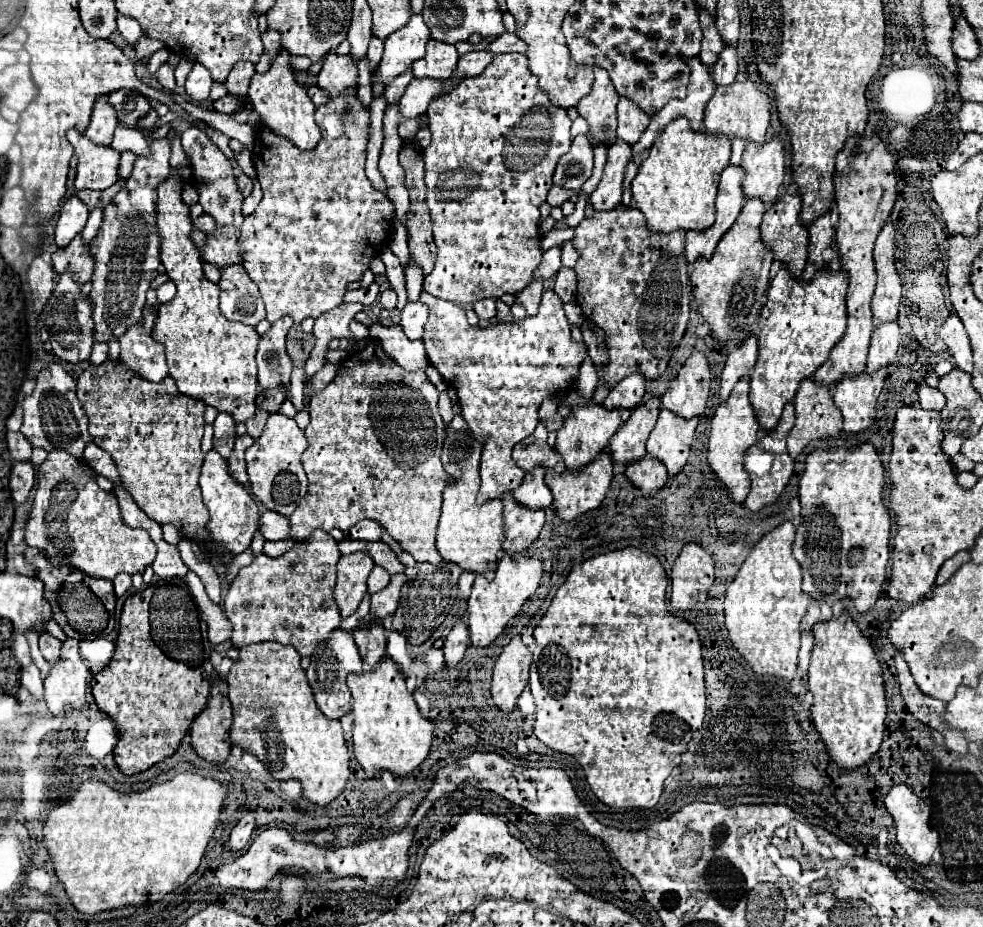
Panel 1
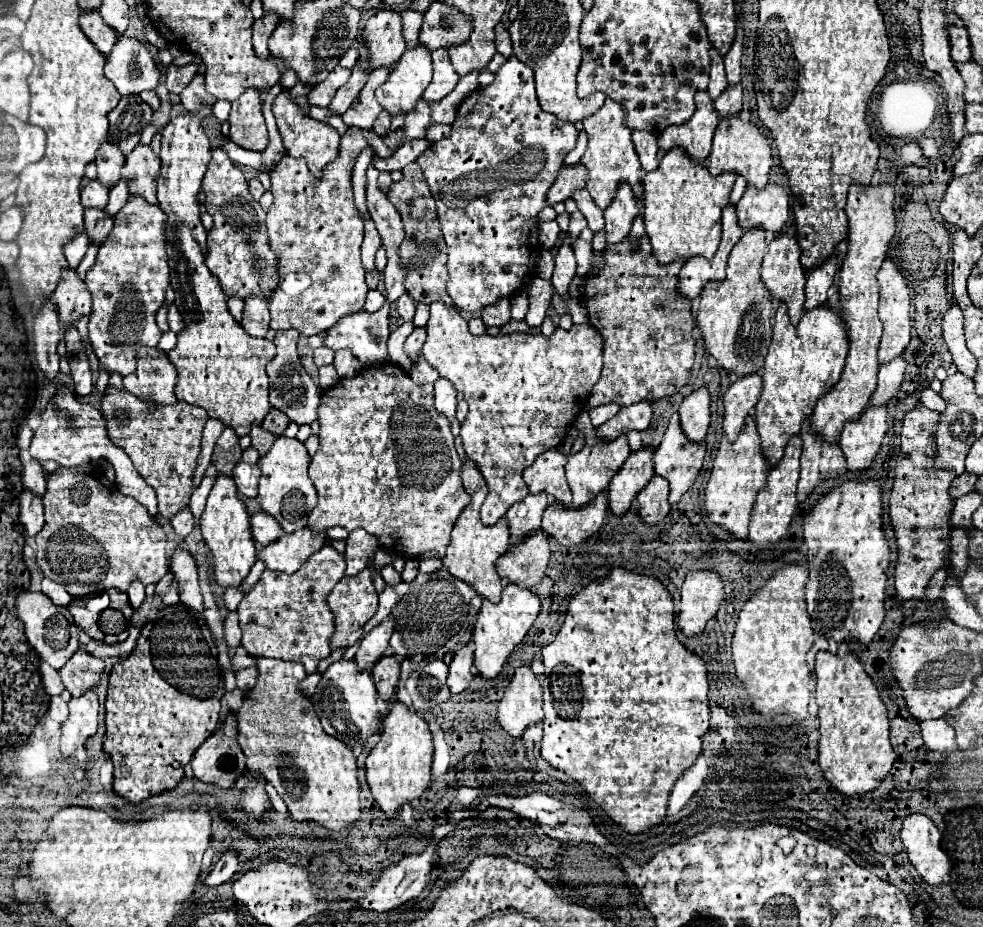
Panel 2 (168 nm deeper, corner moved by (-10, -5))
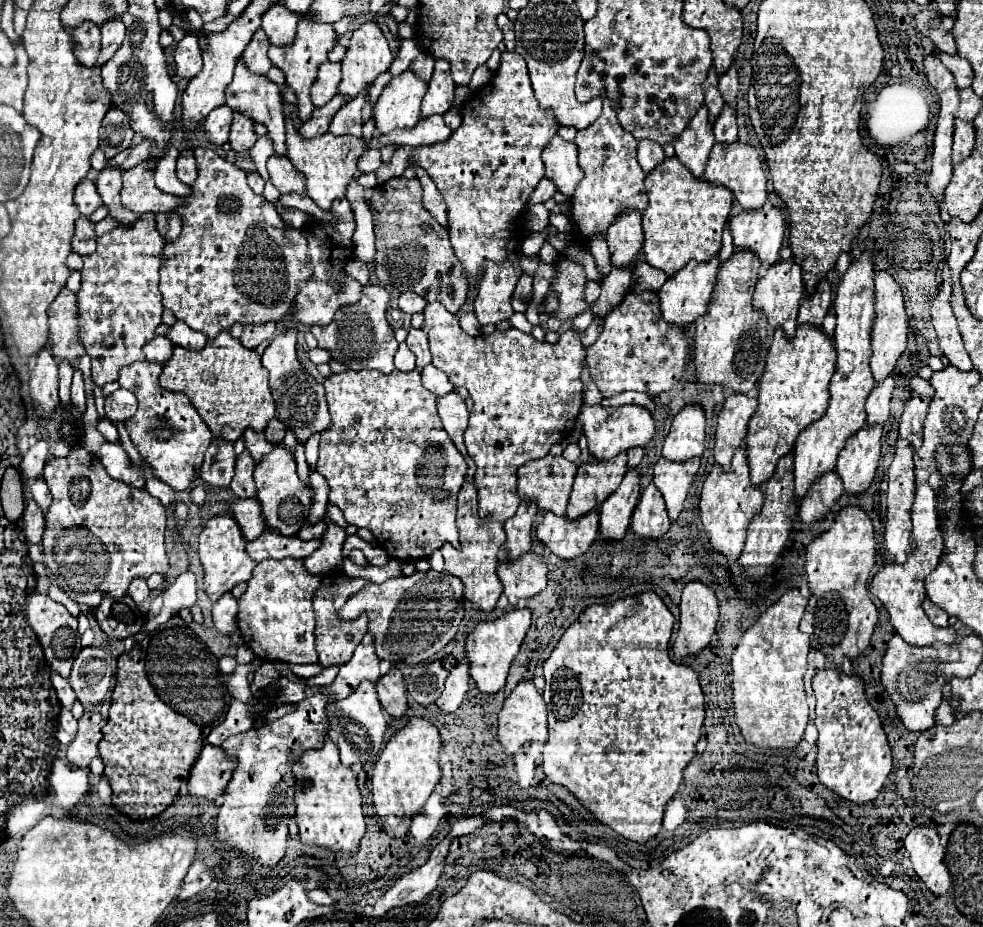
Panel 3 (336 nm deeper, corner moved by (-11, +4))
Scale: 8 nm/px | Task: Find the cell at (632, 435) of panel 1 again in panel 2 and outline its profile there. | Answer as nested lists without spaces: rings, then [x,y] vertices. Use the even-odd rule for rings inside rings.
[[[642,448],[638,452],[632,452],[622,466],[622,472],[614,476],[608,488],[608,508],[614,516],[624,516],[628,508],[632,506],[632,500],[636,494],[650,482],[654,476],[652,468],[652,454],[654,450]]]

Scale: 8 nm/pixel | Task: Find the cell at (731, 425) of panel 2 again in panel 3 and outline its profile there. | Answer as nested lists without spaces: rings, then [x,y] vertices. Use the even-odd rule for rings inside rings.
[[[729,391],[717,419],[715,431],[715,461],[723,467],[731,463],[735,447],[739,447],[747,433],[747,423],[757,409],[757,397]]]

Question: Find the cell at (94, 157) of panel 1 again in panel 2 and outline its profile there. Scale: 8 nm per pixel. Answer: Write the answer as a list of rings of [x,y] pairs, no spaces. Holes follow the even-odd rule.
[[[90,180],[88,186],[84,186],[82,190],[82,206],[84,208],[104,208],[106,200],[108,200],[108,188],[104,184],[98,184],[98,180]]]

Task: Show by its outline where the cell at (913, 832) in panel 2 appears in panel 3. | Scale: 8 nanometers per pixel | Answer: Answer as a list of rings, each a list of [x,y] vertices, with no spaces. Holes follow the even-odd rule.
[[[917,825],[905,837],[905,849],[911,857],[915,873],[925,881],[925,885],[935,893],[947,893],[951,885],[951,873],[945,867],[945,847],[939,835],[929,825]]]

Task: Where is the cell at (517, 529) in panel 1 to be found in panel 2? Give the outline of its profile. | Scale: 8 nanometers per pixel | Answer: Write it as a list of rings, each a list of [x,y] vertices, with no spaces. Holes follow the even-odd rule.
[[[540,530],[538,534],[530,536],[530,540],[518,544],[518,548],[510,548],[506,556],[500,556],[496,562],[496,570],[504,580],[518,584],[520,588],[532,590],[542,582],[548,558],[548,536]]]

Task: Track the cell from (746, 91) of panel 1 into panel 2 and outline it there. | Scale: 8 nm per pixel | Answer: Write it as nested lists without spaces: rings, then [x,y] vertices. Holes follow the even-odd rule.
[[[734,116],[734,120],[720,120],[714,142],[712,142],[712,152],[708,156],[708,170],[712,176],[734,172],[746,178],[748,188],[764,190],[770,180],[770,168],[772,168],[770,152],[772,152],[770,138],[766,136],[762,128],[754,126],[750,120],[742,120],[740,116]]]

